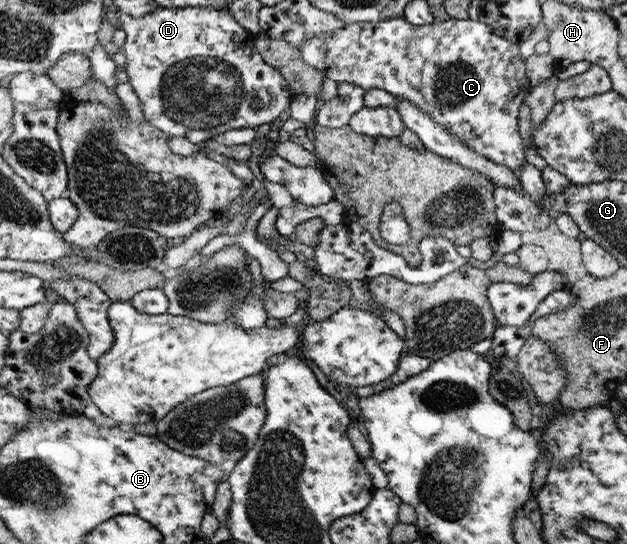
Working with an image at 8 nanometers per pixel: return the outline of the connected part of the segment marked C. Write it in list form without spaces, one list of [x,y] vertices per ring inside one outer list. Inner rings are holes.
[[[404,16],[394,17],[378,22],[345,25],[334,32],[325,32],[305,40],[300,52],[304,62],[312,68],[319,68],[325,78],[337,83],[357,84],[366,91],[382,89],[417,104],[438,124],[445,126],[454,138],[474,149],[478,156],[505,165],[518,178],[522,176],[522,166],[527,161],[524,138],[520,133],[520,108],[532,86],[519,45],[504,36],[498,36],[490,25],[470,18],[458,20],[457,17],[450,17],[418,26]]]

